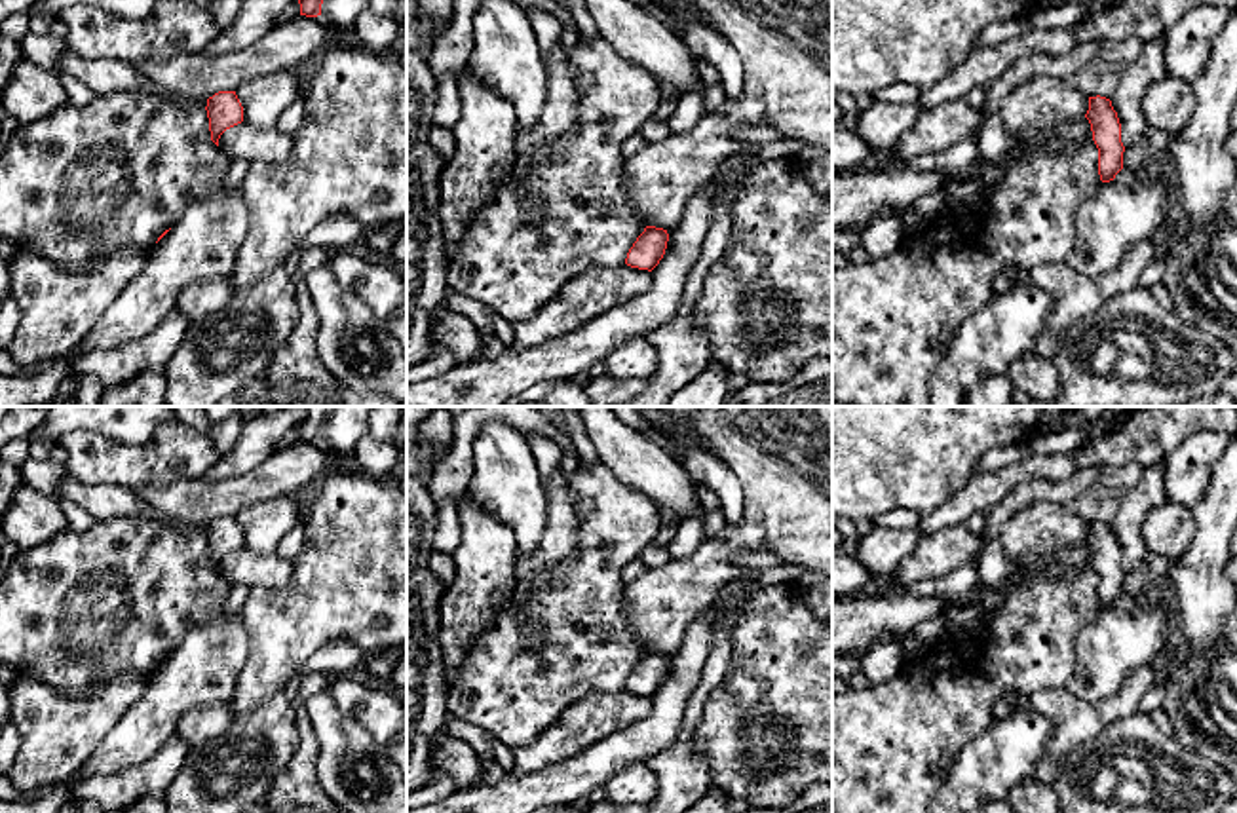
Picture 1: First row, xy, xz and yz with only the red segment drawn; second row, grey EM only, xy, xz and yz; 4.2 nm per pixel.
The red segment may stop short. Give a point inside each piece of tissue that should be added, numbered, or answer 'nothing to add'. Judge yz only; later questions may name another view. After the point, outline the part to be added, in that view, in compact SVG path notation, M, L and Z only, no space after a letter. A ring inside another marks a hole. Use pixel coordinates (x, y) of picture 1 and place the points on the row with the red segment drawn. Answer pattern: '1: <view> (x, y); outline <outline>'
nothing to add

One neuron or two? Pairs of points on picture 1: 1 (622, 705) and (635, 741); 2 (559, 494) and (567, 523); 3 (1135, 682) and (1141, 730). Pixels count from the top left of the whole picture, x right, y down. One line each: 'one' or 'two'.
1: two
2: one
3: two

